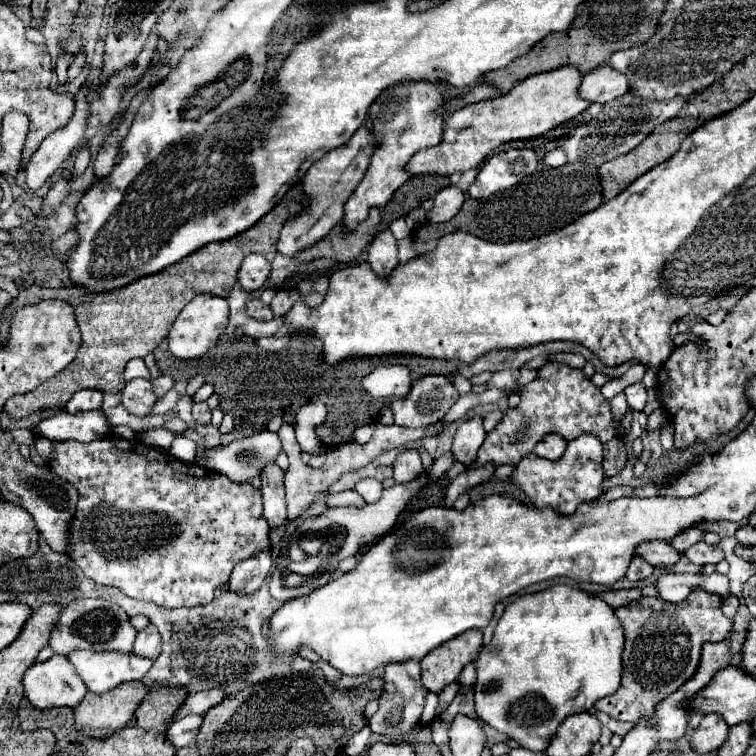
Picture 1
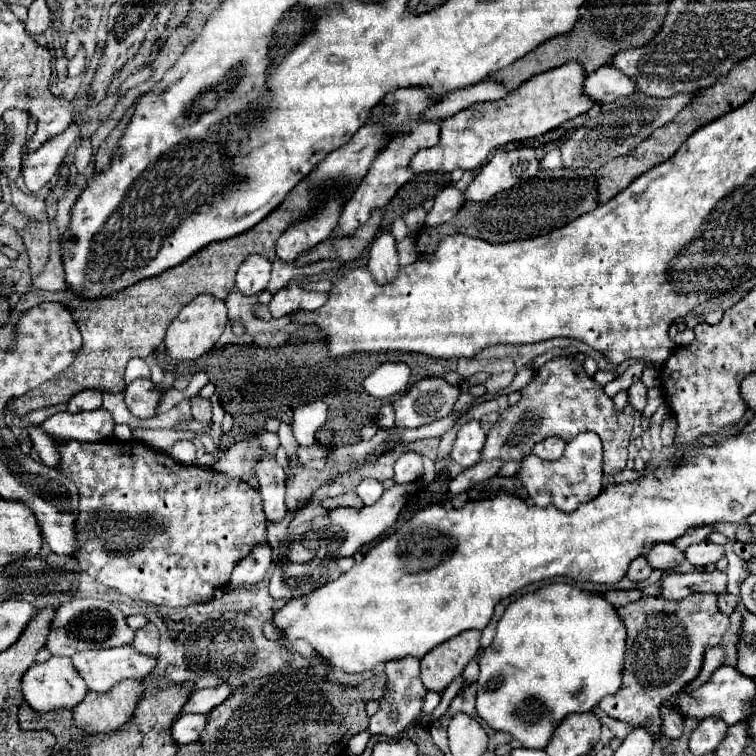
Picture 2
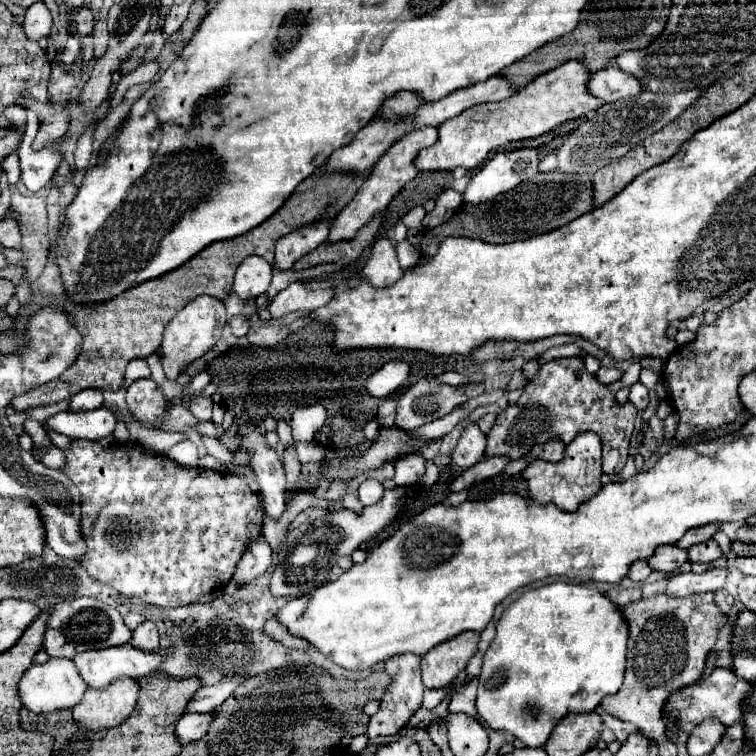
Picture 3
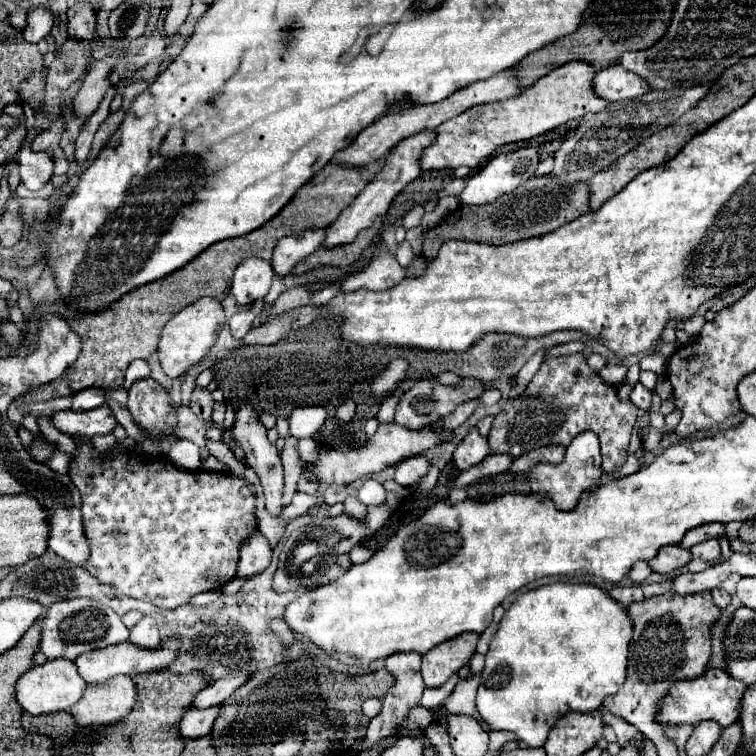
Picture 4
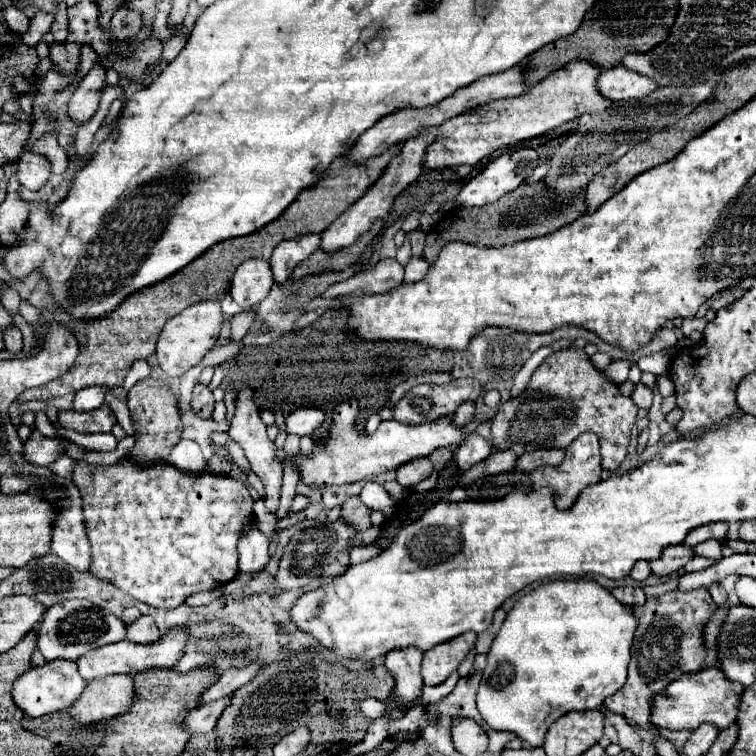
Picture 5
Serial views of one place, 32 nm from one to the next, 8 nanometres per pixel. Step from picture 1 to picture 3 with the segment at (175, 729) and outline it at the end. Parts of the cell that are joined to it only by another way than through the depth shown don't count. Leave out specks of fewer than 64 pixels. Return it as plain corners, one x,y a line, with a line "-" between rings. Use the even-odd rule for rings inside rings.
212,712
208,714
184,714
176,722
176,738
180,744
196,742
204,736
204,730
208,730
208,722
212,720

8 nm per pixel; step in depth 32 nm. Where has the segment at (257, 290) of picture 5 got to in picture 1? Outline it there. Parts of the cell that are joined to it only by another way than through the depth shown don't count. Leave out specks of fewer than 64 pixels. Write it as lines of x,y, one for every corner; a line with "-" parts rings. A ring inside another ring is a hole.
248,254
240,266
238,282
244,290
258,290
270,276
270,262
262,254

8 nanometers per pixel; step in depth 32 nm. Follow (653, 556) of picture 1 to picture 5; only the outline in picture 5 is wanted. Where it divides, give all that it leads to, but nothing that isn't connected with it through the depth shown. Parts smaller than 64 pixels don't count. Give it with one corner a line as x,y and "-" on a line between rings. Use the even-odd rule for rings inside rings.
678,544
678,546
668,546
666,550
662,550
660,558
650,562
652,574
660,574
660,576
668,576
680,568
684,568
684,564
692,558
692,550

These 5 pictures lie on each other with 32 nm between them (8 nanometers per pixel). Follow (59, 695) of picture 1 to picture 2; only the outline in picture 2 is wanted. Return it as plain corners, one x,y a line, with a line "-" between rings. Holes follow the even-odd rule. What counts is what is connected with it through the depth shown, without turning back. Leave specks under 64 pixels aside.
52,656
44,664
34,664
32,668
26,670
26,674
22,678
24,700
38,712
48,712
48,710
56,710
56,708
74,708
76,704
82,702
86,692
88,692
88,688
82,682
76,668
72,666
72,660
62,658
62,656

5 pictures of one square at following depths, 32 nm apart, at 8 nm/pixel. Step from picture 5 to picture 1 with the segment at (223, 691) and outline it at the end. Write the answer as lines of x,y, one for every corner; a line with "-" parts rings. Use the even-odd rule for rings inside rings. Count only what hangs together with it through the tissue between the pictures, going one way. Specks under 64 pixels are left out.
212,688
212,690
206,690
206,692
196,692
194,696
190,694
184,704
180,706
180,710
174,714
172,722
188,716
188,714
204,714
204,710
216,706
220,700
222,700
224,692
220,688

